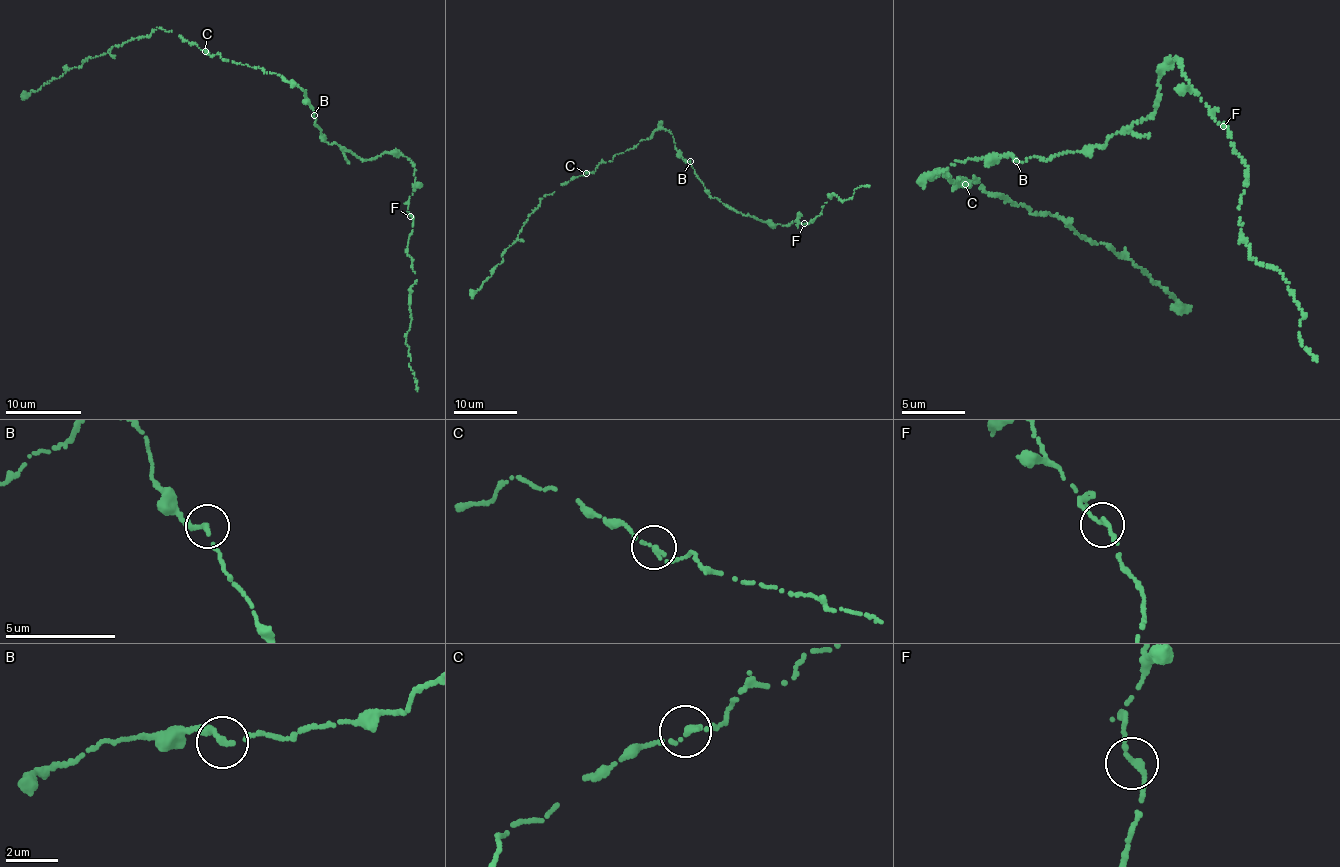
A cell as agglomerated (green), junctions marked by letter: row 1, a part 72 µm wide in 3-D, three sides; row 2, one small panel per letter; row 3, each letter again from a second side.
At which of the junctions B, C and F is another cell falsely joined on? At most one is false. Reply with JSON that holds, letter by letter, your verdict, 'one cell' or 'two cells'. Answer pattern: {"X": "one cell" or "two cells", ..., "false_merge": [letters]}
{"B": "one cell", "C": "one cell", "F": "one cell", "false_merge": []}

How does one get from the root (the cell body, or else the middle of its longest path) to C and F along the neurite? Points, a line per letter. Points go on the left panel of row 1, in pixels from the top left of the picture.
C: (314, 113), (304, 93), (306, 90), (282, 79), (282, 75), (224, 61), (220, 54), (208, 55), (205, 51)
F: (314, 113), (315, 126), (330, 144), (337, 143), (366, 161), (385, 153), (403, 154), (415, 166), (410, 216)

